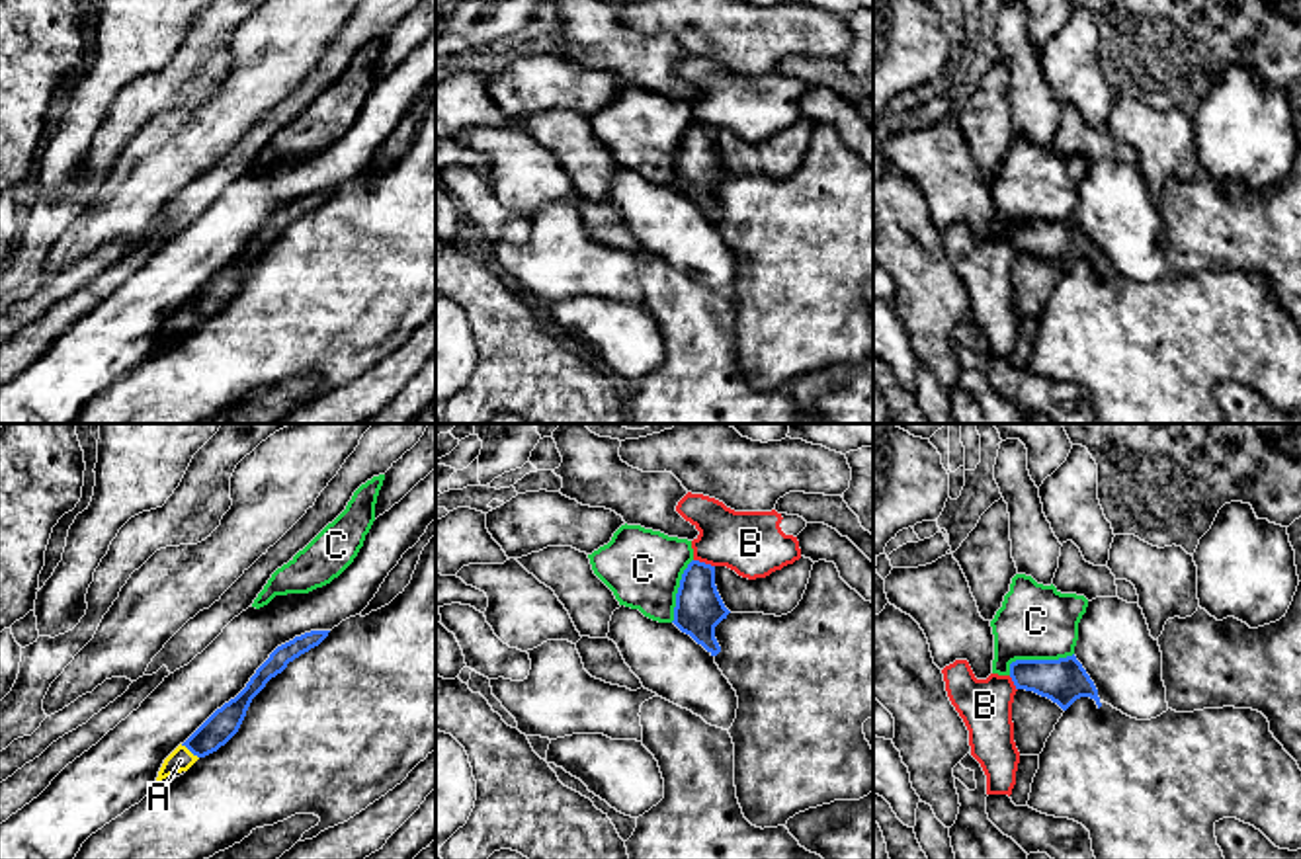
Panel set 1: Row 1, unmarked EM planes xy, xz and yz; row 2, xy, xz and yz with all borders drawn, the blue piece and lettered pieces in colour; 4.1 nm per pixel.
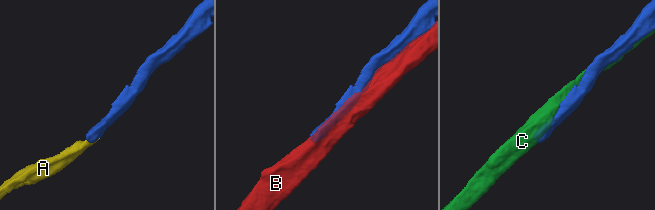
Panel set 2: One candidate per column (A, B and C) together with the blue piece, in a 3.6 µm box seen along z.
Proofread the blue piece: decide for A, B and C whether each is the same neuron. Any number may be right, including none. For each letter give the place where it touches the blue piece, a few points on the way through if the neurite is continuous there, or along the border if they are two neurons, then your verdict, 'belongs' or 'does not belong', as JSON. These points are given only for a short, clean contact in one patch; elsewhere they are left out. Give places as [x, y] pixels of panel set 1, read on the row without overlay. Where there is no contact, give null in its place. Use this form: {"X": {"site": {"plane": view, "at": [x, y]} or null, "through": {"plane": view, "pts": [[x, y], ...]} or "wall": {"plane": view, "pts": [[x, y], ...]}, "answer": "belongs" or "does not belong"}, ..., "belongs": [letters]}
{"A": {"site": {"plane": "xy", "at": [190, 313]}, "through": {"plane": "xy", "pts": [[223, 286], [190, 313], [180, 323]]}, "answer": "belongs"}, "B": {"site": {"plane": "xz", "at": [704, 125]}, "answer": "does not belong"}, "C": {"site": {"plane": "yz", "at": [1036, 223]}, "answer": "does not belong"}, "belongs": ["A"]}

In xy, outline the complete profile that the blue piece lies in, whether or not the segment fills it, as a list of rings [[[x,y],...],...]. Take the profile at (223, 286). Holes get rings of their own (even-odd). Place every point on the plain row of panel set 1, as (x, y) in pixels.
[[[311,193],[277,209],[256,232],[246,250],[221,271],[217,271],[184,307],[180,307],[162,326],[156,344],[188,334],[199,320],[225,308],[240,291],[252,262],[266,246],[281,236],[289,225],[318,209],[330,193]]]

